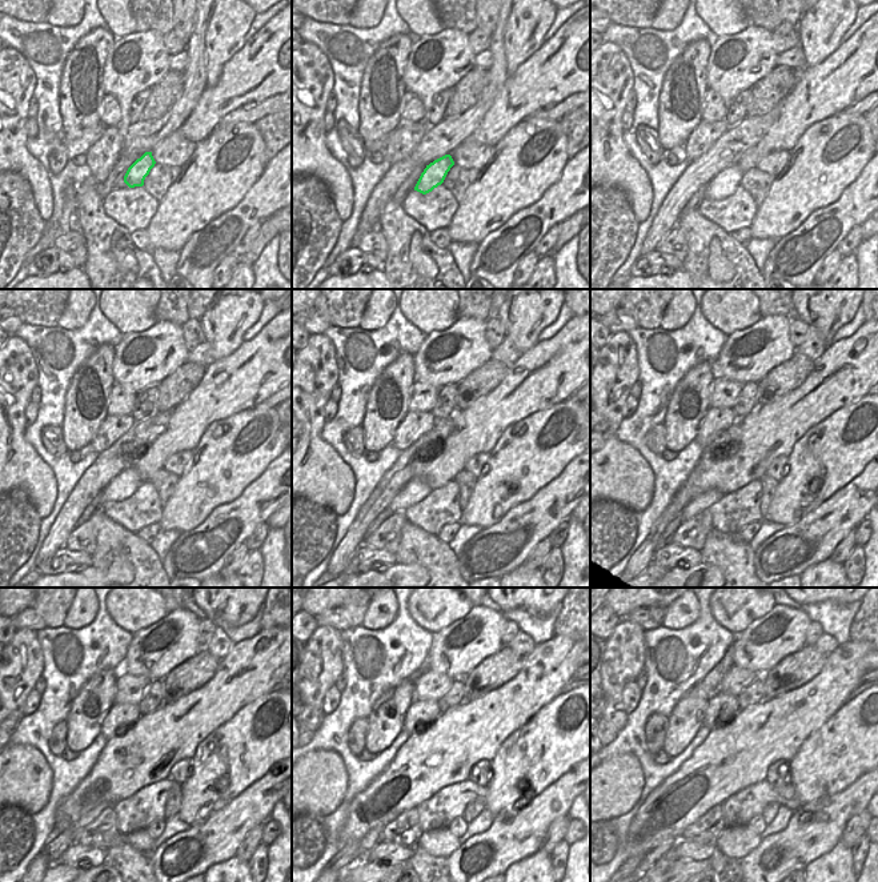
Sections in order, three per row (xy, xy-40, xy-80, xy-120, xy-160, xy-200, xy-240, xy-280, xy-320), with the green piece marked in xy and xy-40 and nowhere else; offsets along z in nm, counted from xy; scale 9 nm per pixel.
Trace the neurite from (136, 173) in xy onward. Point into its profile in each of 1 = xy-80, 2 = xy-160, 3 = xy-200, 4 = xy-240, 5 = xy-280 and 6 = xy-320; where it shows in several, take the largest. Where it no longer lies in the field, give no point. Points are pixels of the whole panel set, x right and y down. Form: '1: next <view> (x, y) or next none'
1: next xy-80 (725, 183)
2: next xy-160 (415, 490)
3: next xy-200 (704, 501)
4: next xy-240 (89, 817)
5: next xy-280 (368, 842)
6: next xy-320 (652, 857)

